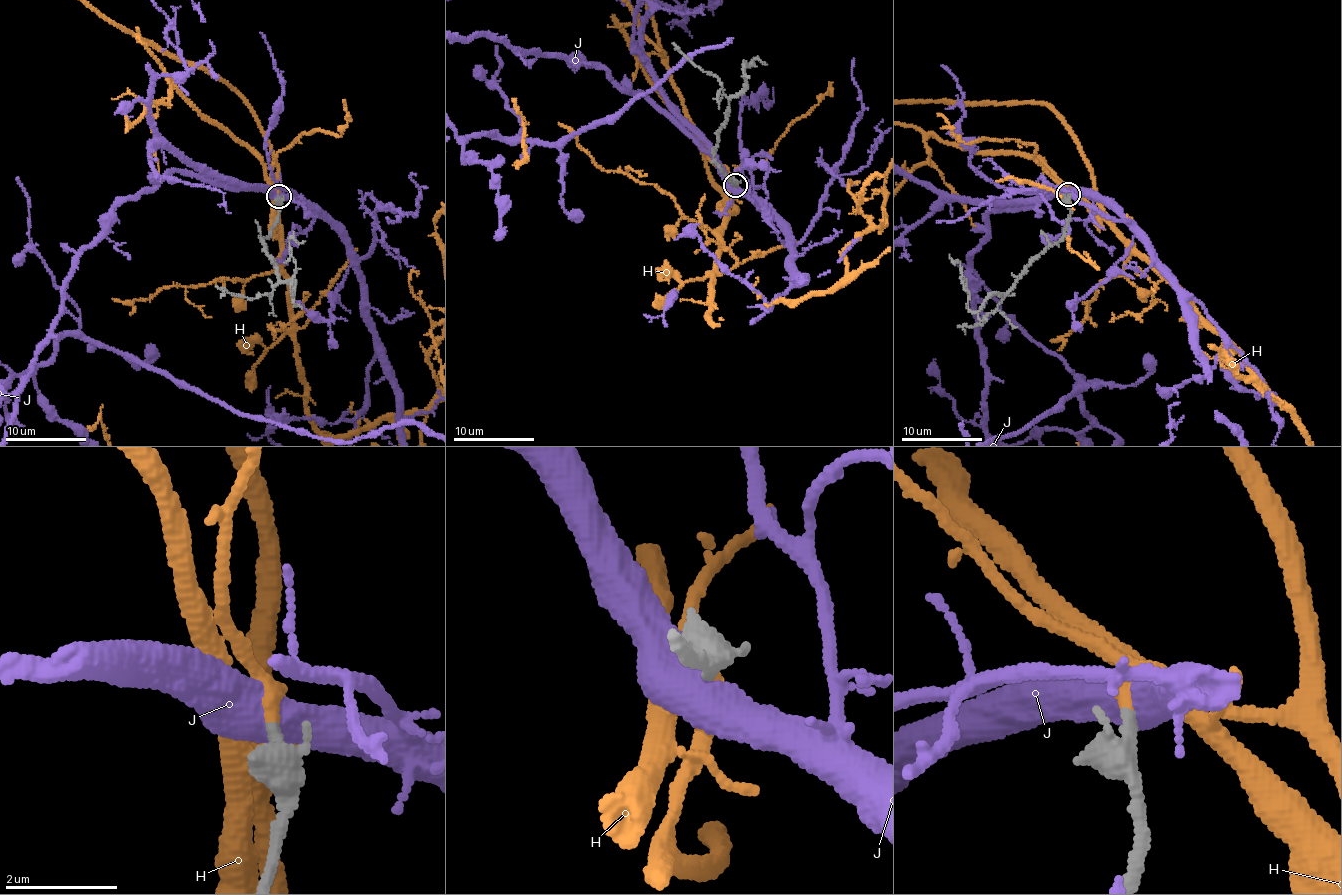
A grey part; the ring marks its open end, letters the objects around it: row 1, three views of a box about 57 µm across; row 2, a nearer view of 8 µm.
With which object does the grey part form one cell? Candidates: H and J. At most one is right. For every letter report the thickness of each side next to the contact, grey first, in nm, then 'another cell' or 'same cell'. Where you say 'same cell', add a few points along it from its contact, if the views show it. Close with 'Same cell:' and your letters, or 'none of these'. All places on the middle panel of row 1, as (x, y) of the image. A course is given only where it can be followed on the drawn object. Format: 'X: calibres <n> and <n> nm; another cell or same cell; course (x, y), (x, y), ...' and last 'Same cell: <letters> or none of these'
H: calibres 220 and 200 nm; same cell
J: calibres 240 and 500 nm; another cell
Same cell: H

